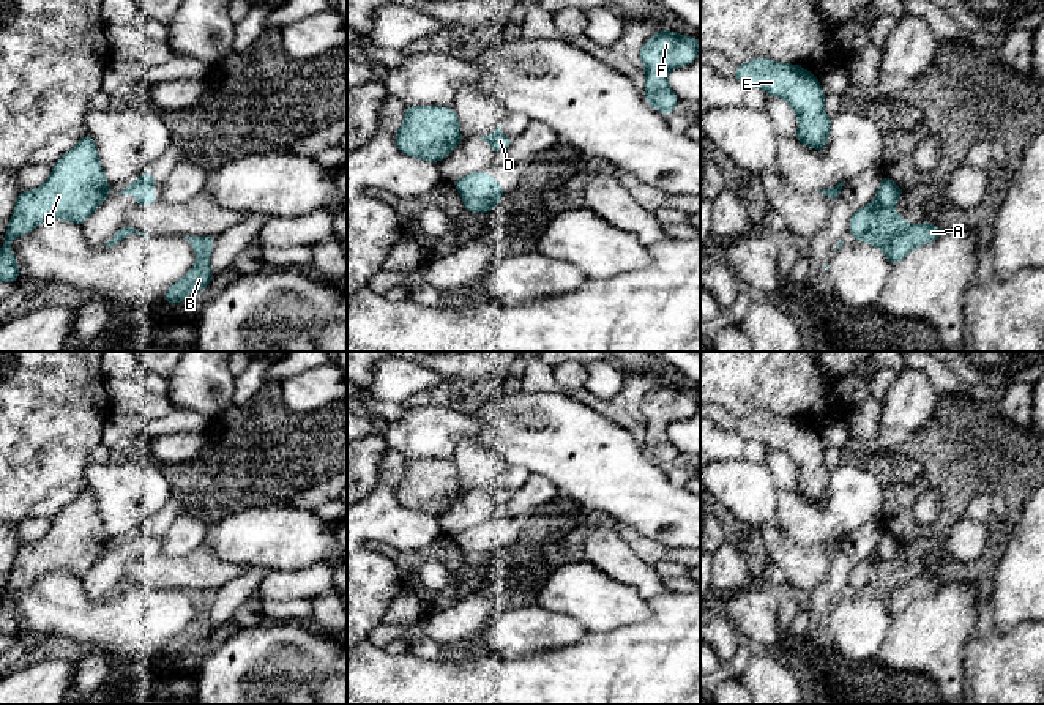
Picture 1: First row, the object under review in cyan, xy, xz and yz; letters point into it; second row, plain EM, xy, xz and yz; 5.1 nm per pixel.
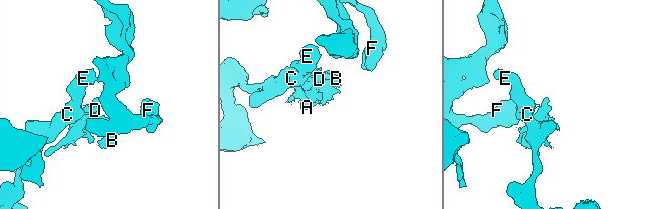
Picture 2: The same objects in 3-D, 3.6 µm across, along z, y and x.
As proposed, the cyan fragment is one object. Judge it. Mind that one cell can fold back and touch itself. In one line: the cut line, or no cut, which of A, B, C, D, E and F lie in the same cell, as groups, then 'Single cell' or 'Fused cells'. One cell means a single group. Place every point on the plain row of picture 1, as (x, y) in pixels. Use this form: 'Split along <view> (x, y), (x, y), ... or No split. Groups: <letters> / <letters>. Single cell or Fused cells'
Split along yz (842, 535), (830, 544). Groups: A B D / C E F. Fused cells

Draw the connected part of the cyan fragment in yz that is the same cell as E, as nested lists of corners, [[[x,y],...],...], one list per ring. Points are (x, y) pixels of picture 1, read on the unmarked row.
[[[754,412],[738,418],[735,431],[743,440],[759,440],[766,448],[787,453],[798,468],[795,492],[823,506],[831,484],[831,472],[825,467],[826,448],[811,424],[800,418]]]

